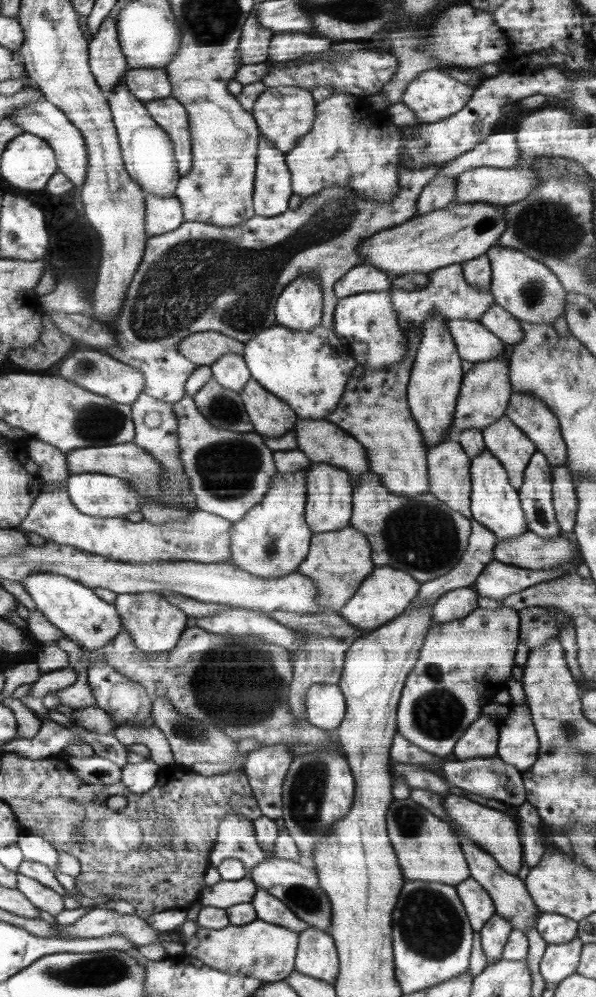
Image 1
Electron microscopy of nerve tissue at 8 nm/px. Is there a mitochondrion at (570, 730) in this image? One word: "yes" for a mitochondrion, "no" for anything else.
yes

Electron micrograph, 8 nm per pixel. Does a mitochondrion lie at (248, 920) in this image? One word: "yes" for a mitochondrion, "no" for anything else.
no

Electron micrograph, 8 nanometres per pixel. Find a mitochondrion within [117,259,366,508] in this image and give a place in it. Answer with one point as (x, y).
(227, 467)

